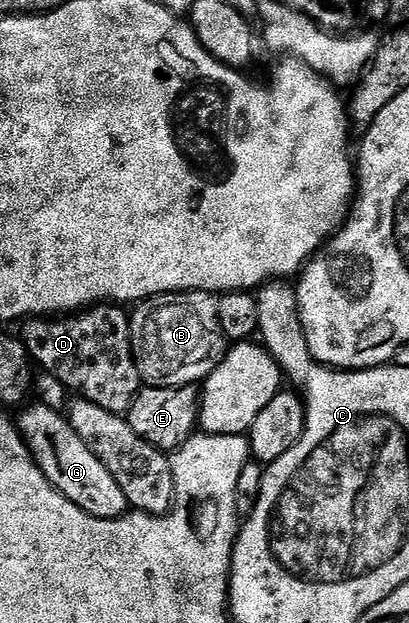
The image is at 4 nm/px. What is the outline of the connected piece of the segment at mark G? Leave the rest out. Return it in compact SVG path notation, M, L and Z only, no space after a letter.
M39 404L25 405L18 414L18 425L24 442L28 445L28 451L34 456L38 468L50 480L70 504L78 504L82 512L86 512L95 518L102 520L114 520L129 513L130 507L126 500L126 492L122 492L118 480L110 476L106 464L82 444L82 436L74 432L74 428L68 423L67 417L61 411L54 408L46 408Z

